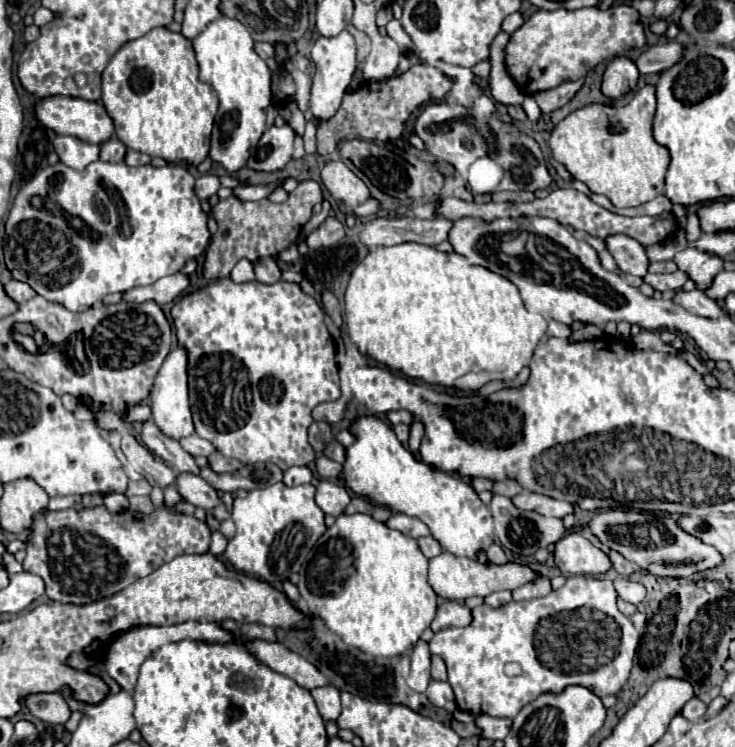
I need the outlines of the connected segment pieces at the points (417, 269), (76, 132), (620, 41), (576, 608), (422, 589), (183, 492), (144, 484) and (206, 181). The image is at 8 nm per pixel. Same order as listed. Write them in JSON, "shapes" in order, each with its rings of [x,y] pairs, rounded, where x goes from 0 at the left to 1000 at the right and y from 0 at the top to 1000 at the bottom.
{"shapes":[[[[566,325],[506,333],[476,371],[468,395],[468,416],[482,465],[512,481],[514,490],[509,491],[522,494],[525,489],[582,515],[620,518],[626,523],[652,521],[649,527],[659,533],[680,521],[706,519],[717,511],[721,494],[716,489],[746,438],[740,424],[716,416],[702,382],[697,382],[688,371],[659,357],[639,355],[634,344],[626,344],[623,339],[601,339],[590,331],[582,333],[582,328]]],[[[73,127],[73,130],[52,133],[49,141],[46,141],[46,151],[49,151],[49,159],[60,170],[76,175],[79,181],[109,183],[112,189],[120,189],[120,191],[136,194],[136,191],[147,189],[147,183],[152,183],[152,178],[155,178],[152,159],[147,157],[141,141],[133,138],[133,135],[117,135],[117,133],[101,133],[101,130]]],[[[835,7],[827,15],[814,9],[773,15],[729,15],[702,44],[688,63],[688,90],[713,127],[751,119],[762,108],[795,103],[816,82],[833,79],[852,66],[876,63],[876,36],[868,28],[868,15],[857,7]]],[[[776,770],[767,786],[743,799],[721,805],[694,805],[678,815],[653,810],[642,815],[645,831],[631,842],[599,842],[585,858],[585,874],[599,877],[610,893],[612,917],[626,952],[661,954],[699,963],[705,952],[740,928],[762,928],[776,917],[792,917],[814,933],[838,930],[854,912],[860,882],[871,861],[871,847],[860,831],[838,813],[838,791],[827,775]]],[[[463,689],[452,705],[430,727],[416,756],[416,775],[408,775],[405,788],[419,807],[424,823],[435,826],[444,839],[457,847],[471,863],[484,866],[503,880],[541,880],[550,877],[588,834],[593,823],[593,794],[582,783],[582,748],[571,740],[566,722],[528,708],[503,689]]],[[[242,633],[239,636],[239,655],[242,655],[245,665],[250,671],[261,673],[264,679],[286,681],[299,673],[294,655],[288,655],[286,649],[278,649],[278,641],[269,636],[261,636],[261,633]]],[[[190,641],[190,644],[185,644],[185,647],[177,644],[171,663],[204,663],[204,657],[207,657],[207,652],[201,649],[201,644]]],[[[275,234],[275,237],[269,237],[267,240],[267,261],[272,264],[272,266],[283,266],[288,258],[294,258],[297,256],[297,250],[299,248],[291,248],[294,245],[294,237],[288,237],[288,234]]]]}

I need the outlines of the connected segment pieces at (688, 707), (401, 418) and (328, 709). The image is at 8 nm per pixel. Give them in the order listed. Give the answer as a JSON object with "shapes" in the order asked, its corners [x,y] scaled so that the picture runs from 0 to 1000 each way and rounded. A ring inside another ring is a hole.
{"shapes":[[[[952,936],[936,938],[936,941],[931,944],[931,949],[928,949],[928,960],[936,963],[936,965],[944,965],[944,963],[955,960],[958,954],[961,954],[961,944],[958,944]]],[[[551,549],[528,552],[525,554],[525,561],[532,569],[540,569],[544,566],[552,566],[554,569],[559,569],[562,566],[559,553]]],[[[444,917],[424,925],[424,933],[433,944],[433,952],[441,965],[457,965],[463,957],[463,925],[454,917]]]]}

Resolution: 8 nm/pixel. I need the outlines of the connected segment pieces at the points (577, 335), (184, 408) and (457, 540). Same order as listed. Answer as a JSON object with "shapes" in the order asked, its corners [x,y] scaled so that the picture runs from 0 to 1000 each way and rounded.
{"shapes":[[[[795,435],[786,443],[781,443],[773,451],[773,456],[808,456],[808,454],[814,454],[819,448],[822,448],[822,443],[816,438],[811,438],[811,435]]],[[[239,465],[229,473],[223,481],[212,507],[210,507],[210,521],[204,526],[204,548],[207,548],[207,561],[218,572],[218,577],[234,588],[256,585],[264,580],[261,569],[261,556],[259,556],[259,542],[256,542],[256,470],[250,465]]],[[[509,556],[487,558],[482,566],[476,566],[473,574],[484,585],[484,590],[476,598],[471,598],[471,617],[465,622],[465,631],[463,631],[460,641],[465,641],[468,649],[476,657],[482,657],[484,663],[493,663],[493,665],[503,665],[506,673],[512,673],[517,679],[528,679],[531,684],[550,687],[550,689],[571,695],[574,700],[580,700],[580,705],[585,708],[585,716],[599,727],[599,732],[607,740],[648,748],[653,738],[661,738],[672,727],[672,705],[669,705],[667,681],[653,671],[653,665],[642,655],[642,649],[637,649],[629,641],[615,639],[615,636],[610,636],[599,628],[590,628],[590,625],[569,617],[539,588],[533,572],[525,564],[520,564]]]]}

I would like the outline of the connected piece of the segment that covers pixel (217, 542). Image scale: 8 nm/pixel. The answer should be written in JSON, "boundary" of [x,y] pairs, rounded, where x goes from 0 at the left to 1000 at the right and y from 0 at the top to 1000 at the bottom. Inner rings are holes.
{"boundary":[[[288,714],[288,727],[286,727],[286,740],[291,740],[294,746],[299,746],[302,740],[305,740],[305,735],[307,735],[307,730],[310,730],[310,724],[305,722],[305,716],[302,714]]]}

